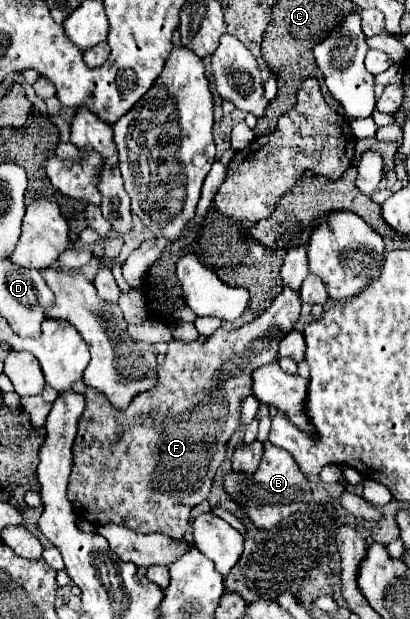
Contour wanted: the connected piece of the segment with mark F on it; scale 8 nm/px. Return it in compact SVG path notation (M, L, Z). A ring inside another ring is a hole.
M285 288L271 304L269 310L265 310L263 314L259 314L251 324L245 324L241 328L235 328L235 330L225 330L225 328L219 328L215 334L211 334L207 338L205 344L201 342L181 342L181 340L171 340L169 342L169 350L165 354L165 360L157 366L157 372L159 372L159 382L153 386L153 390L147 390L147 392L141 392L133 398L133 402L125 408L125 410L119 410L115 406L111 406L111 402L107 400L105 394L97 392L95 388L87 388L85 392L85 400L87 400L87 406L85 406L85 412L79 420L79 430L77 430L77 438L73 442L73 466L71 466L71 474L69 474L69 490L67 490L67 496L73 504L73 512L95 524L95 526L103 526L103 524L123 524L127 528L133 528L141 534L151 534L151 532L161 532L169 538L175 538L175 540L181 540L183 534L187 532L187 526L189 526L189 512L193 506L197 506L199 502L203 502L211 490L211 484L213 484L213 478L215 478L215 472L217 468L221 466L223 458L225 458L225 450L227 450L227 444L233 436L233 432L239 428L239 400L243 396L249 396L251 394L251 386L253 386L253 378L251 374L259 368L259 366L265 366L269 362L275 360L275 354L277 354L277 346L279 346L279 340L281 336L285 336L293 324L299 320L299 314L301 314L301 298L297 292Z

